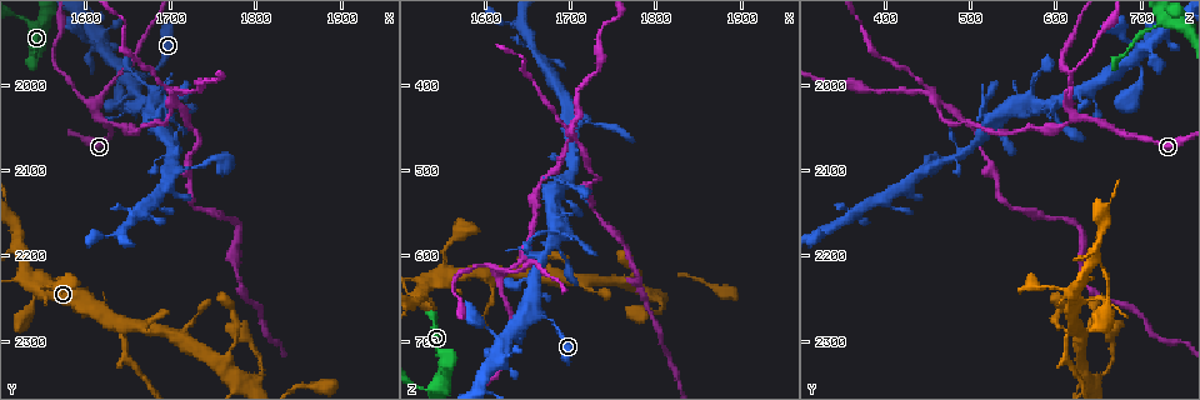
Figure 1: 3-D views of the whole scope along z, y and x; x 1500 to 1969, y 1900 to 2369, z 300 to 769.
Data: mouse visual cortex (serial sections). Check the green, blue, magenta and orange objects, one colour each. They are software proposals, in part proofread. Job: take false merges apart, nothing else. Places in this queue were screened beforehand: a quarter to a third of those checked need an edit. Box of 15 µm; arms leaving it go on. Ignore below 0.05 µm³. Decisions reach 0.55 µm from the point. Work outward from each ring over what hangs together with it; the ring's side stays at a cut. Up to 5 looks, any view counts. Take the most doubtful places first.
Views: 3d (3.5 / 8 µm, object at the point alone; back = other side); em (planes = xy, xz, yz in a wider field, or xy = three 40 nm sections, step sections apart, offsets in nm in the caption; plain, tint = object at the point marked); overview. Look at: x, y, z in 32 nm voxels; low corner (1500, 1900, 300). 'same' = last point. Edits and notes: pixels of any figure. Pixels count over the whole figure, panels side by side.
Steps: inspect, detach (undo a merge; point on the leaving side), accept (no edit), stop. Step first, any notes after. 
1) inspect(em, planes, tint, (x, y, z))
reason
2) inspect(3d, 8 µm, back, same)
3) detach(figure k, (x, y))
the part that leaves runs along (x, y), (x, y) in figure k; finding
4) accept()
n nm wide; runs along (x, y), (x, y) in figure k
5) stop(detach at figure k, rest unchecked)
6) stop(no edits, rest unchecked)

inspect(em, xy, step 1, tint, (1645, 2310, 615))
a narrow waist

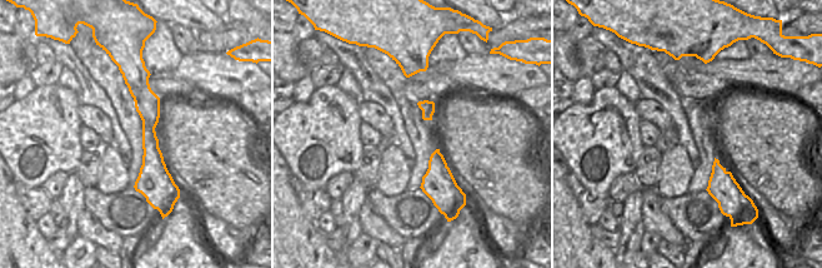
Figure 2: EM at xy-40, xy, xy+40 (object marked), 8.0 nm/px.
inspect(3d, 3.5 µm, same)
see where the arms go

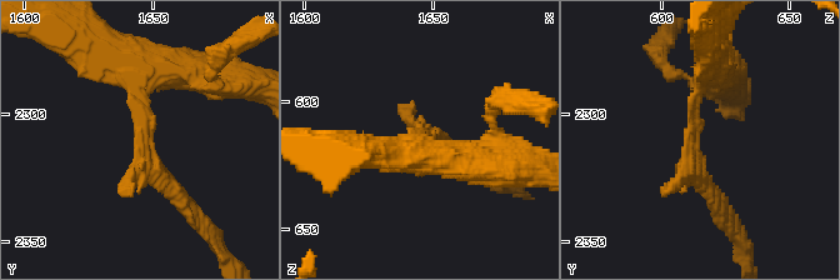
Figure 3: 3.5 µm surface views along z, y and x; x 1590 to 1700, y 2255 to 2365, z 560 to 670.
detach(figure 3, (699, 171))
the part that leaves runs along (695, 118), (691, 163), (726, 221) in figure 3; two cells meet here

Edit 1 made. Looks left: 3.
inspect(overview)

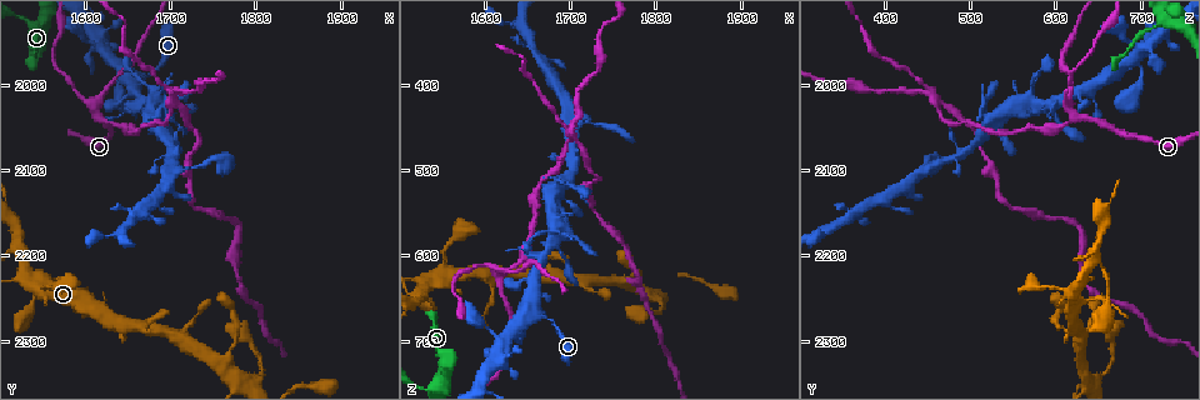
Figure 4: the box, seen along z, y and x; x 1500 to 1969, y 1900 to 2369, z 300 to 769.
inspect(3d, 3.5 µm, (1615, 2035, 620))
thin neck

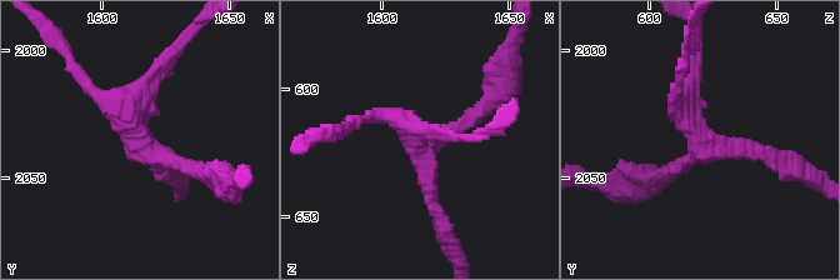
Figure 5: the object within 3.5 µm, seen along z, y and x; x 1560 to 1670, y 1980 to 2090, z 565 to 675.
accept()
arms of 200, 200, 250 nm; runs along (441, 224), (426, 144), (491, 103) in figure 5; continuous, no second cell

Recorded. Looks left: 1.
stop(detach at figure 3, rest unchecked)

